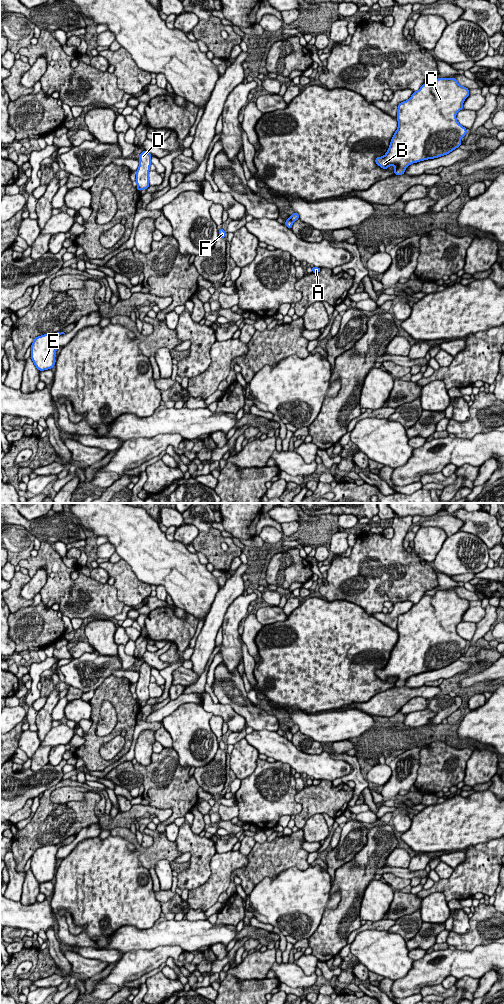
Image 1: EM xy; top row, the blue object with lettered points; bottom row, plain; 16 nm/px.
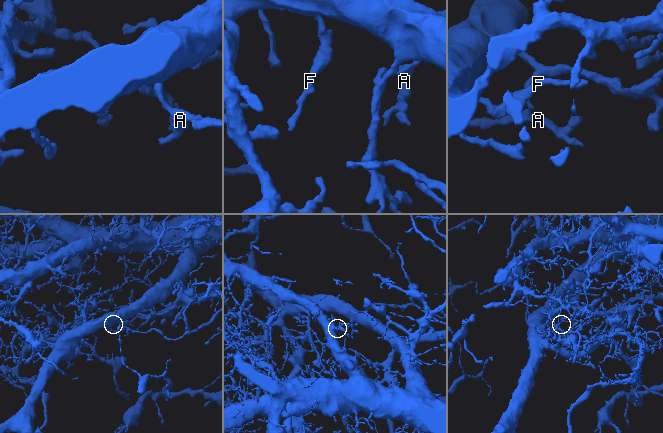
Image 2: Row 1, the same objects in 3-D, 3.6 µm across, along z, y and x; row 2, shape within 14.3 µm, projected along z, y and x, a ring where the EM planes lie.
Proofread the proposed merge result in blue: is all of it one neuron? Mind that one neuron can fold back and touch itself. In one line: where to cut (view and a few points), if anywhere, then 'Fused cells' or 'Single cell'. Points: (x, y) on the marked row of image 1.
Split along xy (289, 218), (292, 222). Fused cells

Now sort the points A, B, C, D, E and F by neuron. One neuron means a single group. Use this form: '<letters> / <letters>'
A / B C D E F

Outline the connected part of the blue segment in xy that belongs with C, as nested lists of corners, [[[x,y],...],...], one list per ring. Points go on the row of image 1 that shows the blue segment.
[[[437,78],[433,84],[423,84],[418,91],[413,92],[408,100],[398,104],[396,117],[398,128],[391,139],[386,154],[375,159],[376,164],[383,169],[394,166],[394,174],[402,175],[410,164],[438,158],[458,148],[462,144],[461,138],[465,137],[467,129],[458,123],[456,114],[463,110],[463,102],[468,96],[469,89],[461,86],[455,78]]]

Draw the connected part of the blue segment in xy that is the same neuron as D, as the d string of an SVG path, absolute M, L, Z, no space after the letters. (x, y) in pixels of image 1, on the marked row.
M144 150L141 154L139 154L139 167L136 171L136 183L137 189L139 191L143 189L147 189L149 187L149 171L151 165L151 154Z

